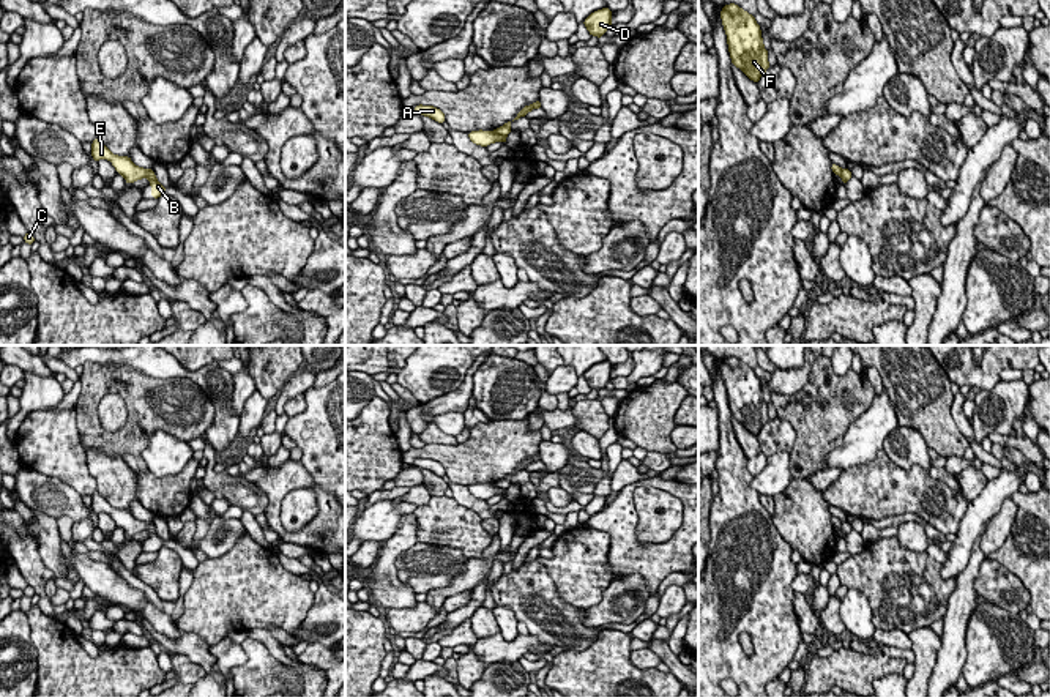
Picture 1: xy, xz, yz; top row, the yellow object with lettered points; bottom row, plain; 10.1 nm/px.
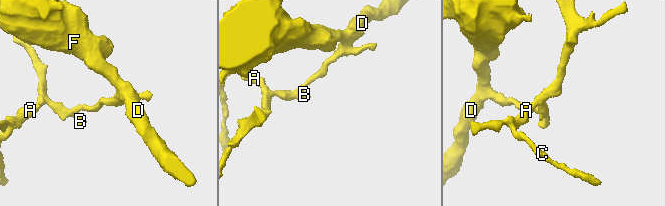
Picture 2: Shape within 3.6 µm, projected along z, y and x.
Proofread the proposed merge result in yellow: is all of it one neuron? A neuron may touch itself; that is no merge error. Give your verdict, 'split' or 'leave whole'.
split

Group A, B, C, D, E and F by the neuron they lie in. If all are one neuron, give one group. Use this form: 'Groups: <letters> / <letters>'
Groups: A B C E / D F

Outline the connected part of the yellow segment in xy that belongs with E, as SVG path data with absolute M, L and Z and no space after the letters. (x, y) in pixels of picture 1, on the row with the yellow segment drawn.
M98 137L91 142L91 156L96 161L109 159L115 167L117 173L123 175L126 183L131 184L140 178L147 178L151 184L153 199L159 199L166 194L167 188L164 188L158 180L151 169L142 169L136 166L129 156L117 156L114 155Z

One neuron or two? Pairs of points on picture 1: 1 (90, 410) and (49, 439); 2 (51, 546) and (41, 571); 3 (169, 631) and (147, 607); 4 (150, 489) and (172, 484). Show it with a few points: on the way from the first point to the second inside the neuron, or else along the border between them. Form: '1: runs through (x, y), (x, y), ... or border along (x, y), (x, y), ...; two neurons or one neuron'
1: border along (74, 409), (79, 442), (84, 447); two neurons
2: border along (27, 532), (37, 543), (41, 562), (54, 576); two neurons
3: runs through (164, 625), (153, 614); one neuron
4: runs through (155, 489), (167, 489); one neuron

